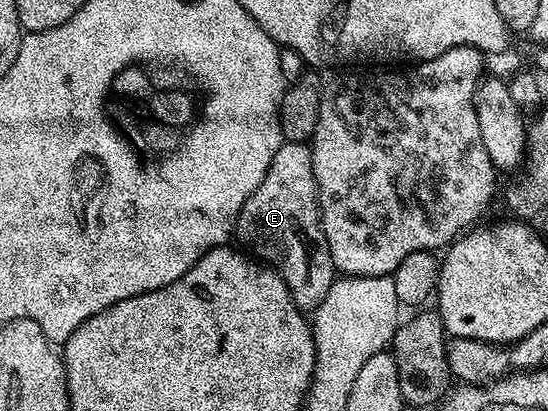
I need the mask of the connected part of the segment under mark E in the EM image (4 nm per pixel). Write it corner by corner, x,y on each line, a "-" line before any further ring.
282,142
279,150
275,150
275,158
271,158
271,166
267,166
263,182
259,182
259,190
255,190
251,198
247,198
243,210
237,216
235,236
253,247
252,255
258,261
264,262
280,274
295,306
302,312
312,313
321,305
323,298
327,298
327,290
331,290
335,279
335,269
321,225
321,203
313,169
313,150
308,143

